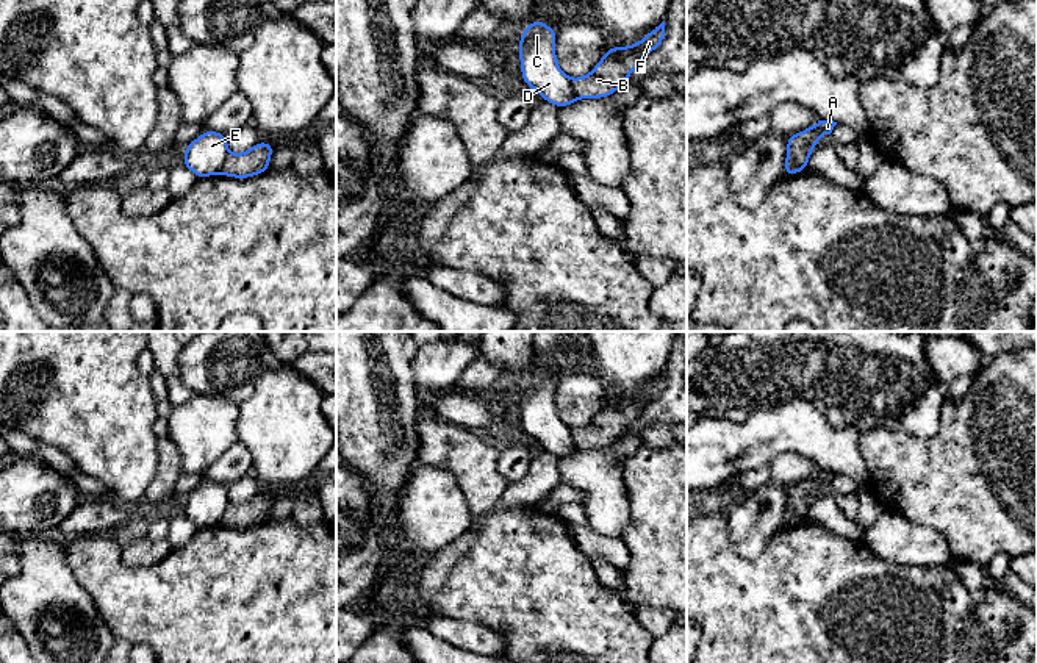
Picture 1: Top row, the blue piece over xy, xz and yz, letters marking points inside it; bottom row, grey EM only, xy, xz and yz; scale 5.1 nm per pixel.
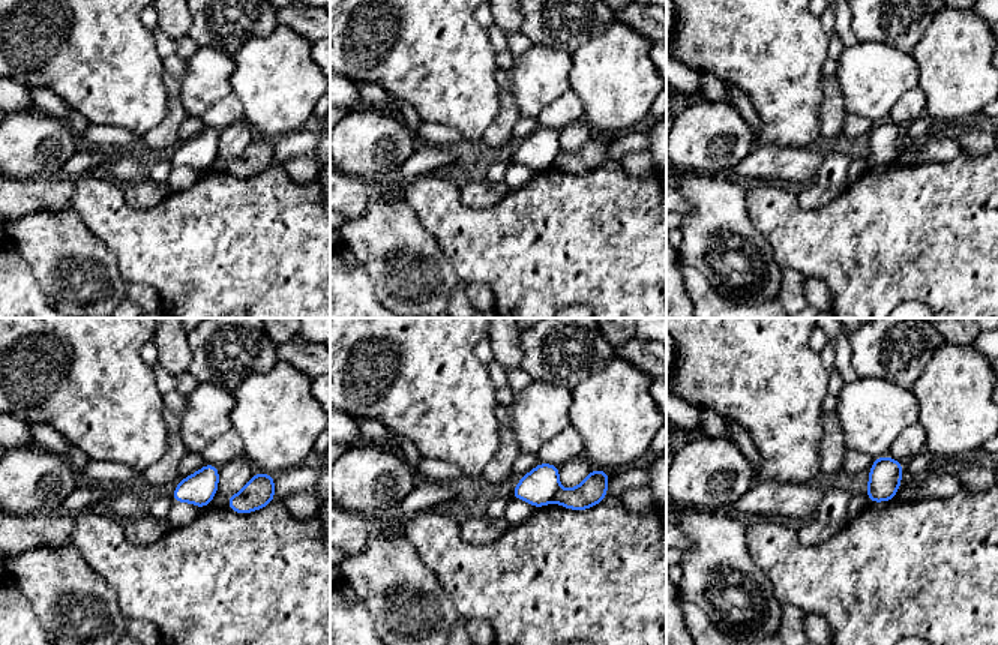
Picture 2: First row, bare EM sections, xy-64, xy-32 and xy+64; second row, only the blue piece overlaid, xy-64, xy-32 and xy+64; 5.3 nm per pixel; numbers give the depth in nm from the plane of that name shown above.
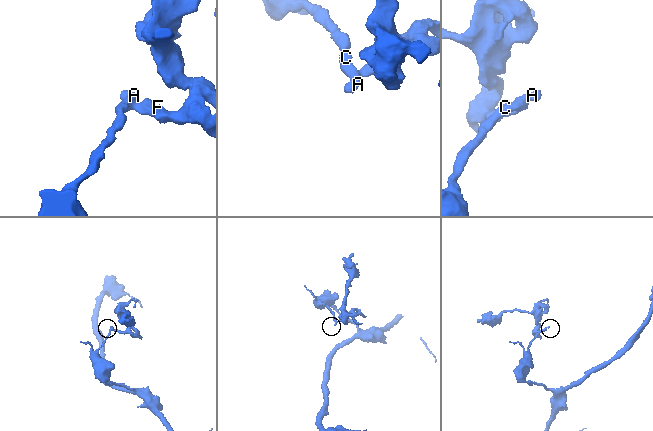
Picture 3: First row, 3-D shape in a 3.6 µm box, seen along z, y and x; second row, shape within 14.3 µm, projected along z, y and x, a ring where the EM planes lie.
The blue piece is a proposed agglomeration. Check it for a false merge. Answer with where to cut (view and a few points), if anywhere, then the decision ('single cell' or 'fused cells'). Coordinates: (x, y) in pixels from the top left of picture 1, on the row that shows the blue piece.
cut xz (571, 80), (577, 99); fused cells

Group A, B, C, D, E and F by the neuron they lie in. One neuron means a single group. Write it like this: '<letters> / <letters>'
A C D E / B F

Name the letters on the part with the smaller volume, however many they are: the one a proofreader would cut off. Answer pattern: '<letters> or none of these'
B, F

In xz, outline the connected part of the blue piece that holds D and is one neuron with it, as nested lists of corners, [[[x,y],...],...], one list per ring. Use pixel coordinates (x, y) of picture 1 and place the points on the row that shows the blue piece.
[[[536,17],[521,33],[518,55],[522,81],[533,88],[544,102],[565,108],[579,99],[572,88],[572,78],[558,67],[555,41],[555,28]]]

